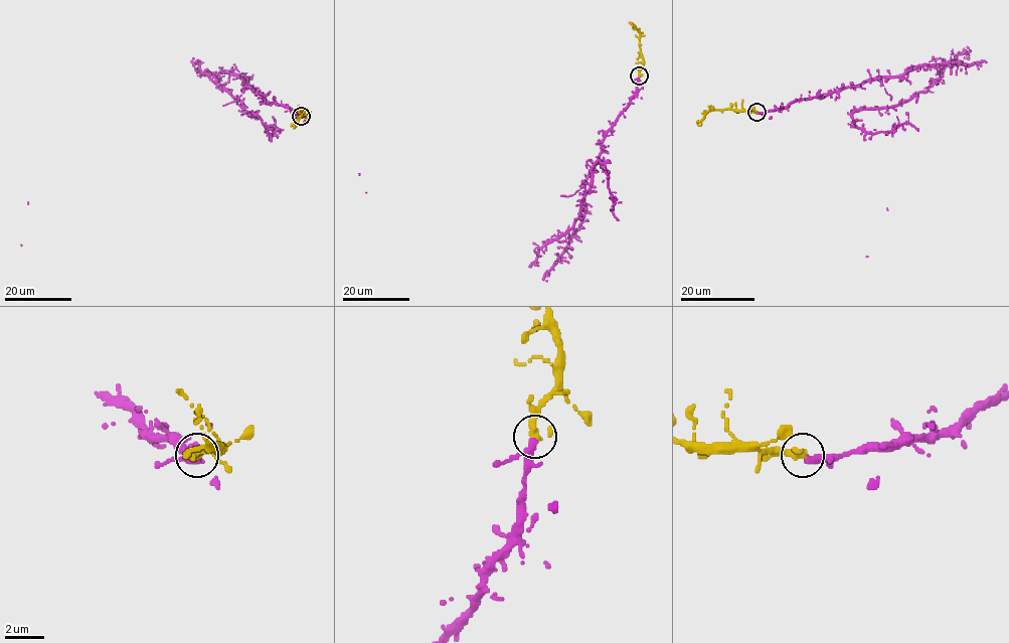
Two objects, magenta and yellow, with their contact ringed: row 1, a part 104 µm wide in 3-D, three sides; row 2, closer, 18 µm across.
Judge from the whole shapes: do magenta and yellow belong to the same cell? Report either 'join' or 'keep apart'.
join

